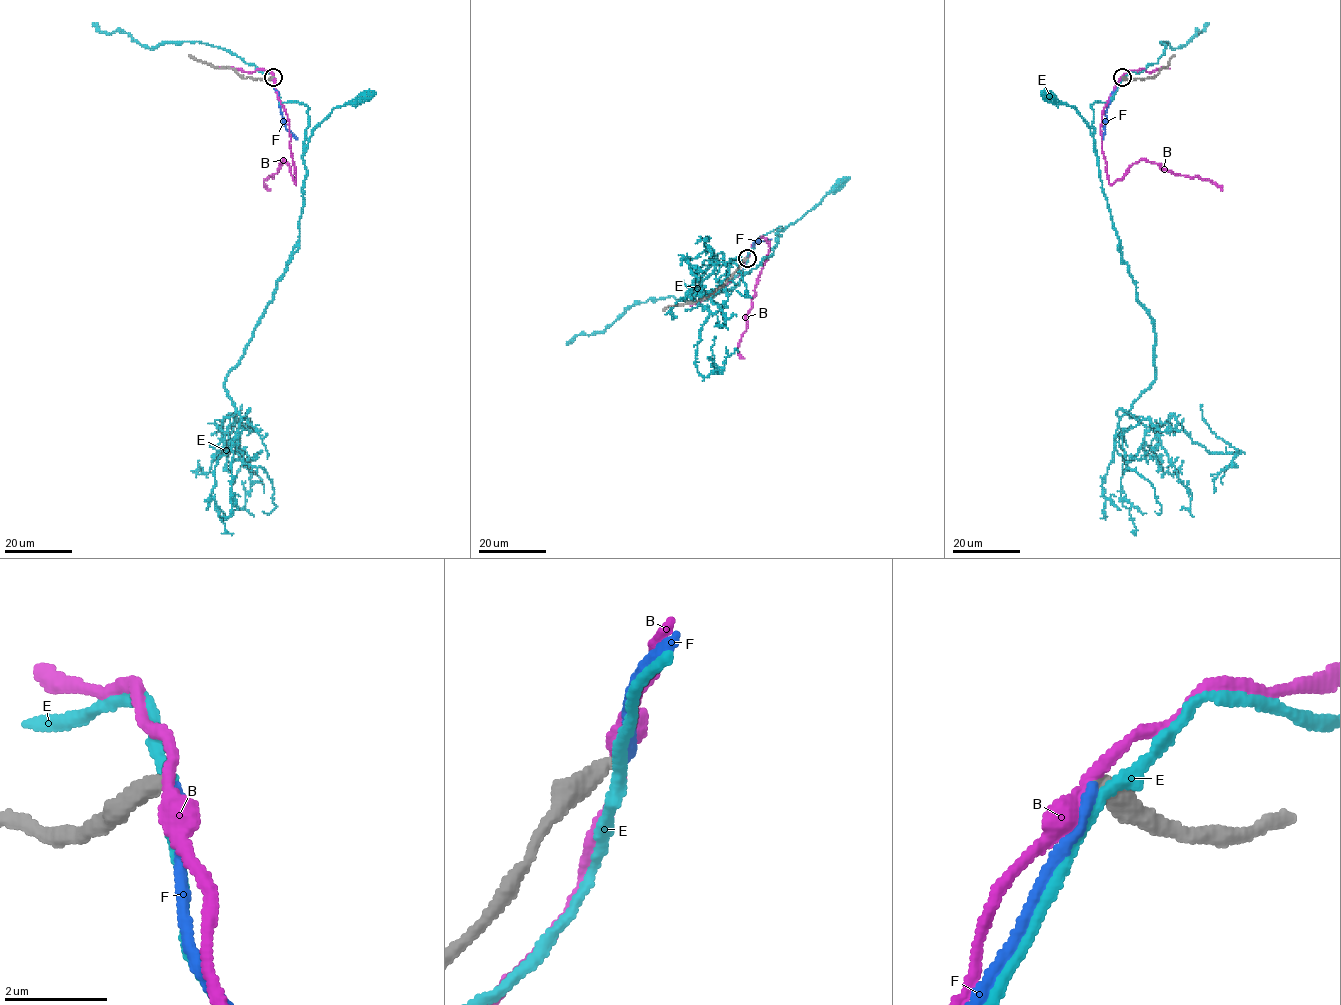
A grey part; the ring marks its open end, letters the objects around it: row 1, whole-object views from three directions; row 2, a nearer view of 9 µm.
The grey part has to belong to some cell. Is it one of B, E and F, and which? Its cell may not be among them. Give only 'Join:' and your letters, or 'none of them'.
Join: F

